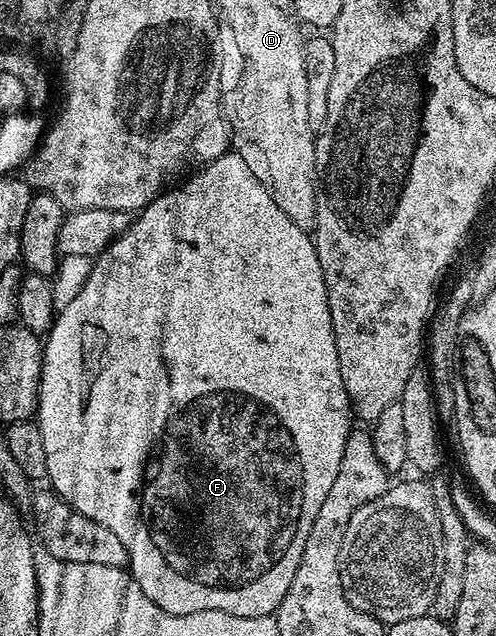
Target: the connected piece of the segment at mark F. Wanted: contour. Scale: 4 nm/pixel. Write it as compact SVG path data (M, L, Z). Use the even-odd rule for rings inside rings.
M222 155L186 176L178 185L158 195L149 206L144 207L132 218L127 231L117 236L92 262L89 281L85 281L85 289L81 289L81 293L77 293L77 297L73 297L73 301L69 301L69 305L65 305L56 314L55 323L47 332L43 343L37 422L41 429L41 437L45 437L46 478L51 479L50 490L59 495L70 507L77 509L77 513L117 533L117 537L125 544L127 550L131 578L137 581L137 585L141 585L141 591L145 593L145 597L149 597L149 601L153 601L153 605L165 609L165 613L174 615L220 611L229 613L233 617L274 616L281 605L281 597L285 597L289 584L293 582L293 573L297 573L297 565L301 565L301 553L305 550L309 529L313 529L313 520L317 517L329 488L337 478L337 469L341 469L341 453L345 453L345 441L353 429L351 402L345 393L345 381L341 381L341 365L337 365L337 345L333 337L325 277L321 273L321 261L317 261L314 238L301 225L293 225L293 221L289 221L289 217L285 217L281 209L277 209L277 201L273 201L268 184L260 176L259 180L257 176L259 175L251 170L244 160Z

